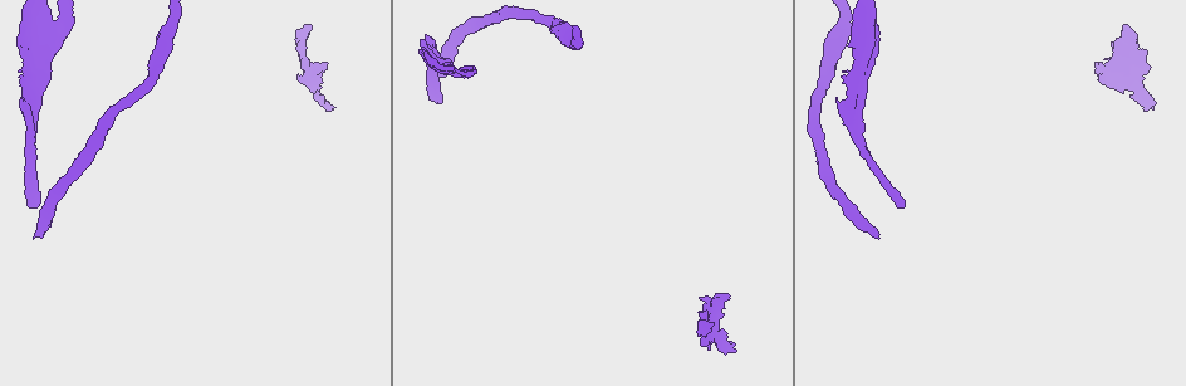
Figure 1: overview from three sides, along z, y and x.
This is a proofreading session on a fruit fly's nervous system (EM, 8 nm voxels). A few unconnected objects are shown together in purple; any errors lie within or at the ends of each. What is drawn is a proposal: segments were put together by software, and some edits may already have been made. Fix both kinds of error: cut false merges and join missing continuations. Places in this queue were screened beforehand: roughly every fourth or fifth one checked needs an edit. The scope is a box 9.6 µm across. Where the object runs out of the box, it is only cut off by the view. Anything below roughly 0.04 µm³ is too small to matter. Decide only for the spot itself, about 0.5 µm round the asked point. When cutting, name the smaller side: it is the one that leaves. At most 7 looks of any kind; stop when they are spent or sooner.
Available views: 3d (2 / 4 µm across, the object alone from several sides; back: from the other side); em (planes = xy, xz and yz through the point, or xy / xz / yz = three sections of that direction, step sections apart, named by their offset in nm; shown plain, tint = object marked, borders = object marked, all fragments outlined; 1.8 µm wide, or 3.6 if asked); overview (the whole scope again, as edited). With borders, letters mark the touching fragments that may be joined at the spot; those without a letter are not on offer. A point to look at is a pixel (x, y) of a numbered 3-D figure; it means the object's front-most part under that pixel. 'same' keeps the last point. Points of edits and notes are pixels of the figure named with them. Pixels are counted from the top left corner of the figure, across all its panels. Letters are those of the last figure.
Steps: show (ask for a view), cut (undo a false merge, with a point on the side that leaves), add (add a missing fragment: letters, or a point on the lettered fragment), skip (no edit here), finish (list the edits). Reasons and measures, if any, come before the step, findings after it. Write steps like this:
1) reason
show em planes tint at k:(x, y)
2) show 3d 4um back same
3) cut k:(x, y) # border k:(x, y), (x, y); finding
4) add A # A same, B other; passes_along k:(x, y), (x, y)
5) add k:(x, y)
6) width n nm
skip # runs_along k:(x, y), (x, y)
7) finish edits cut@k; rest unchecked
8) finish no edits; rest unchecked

arms part here
show em xz step 16 tint at 1:(47, 57)

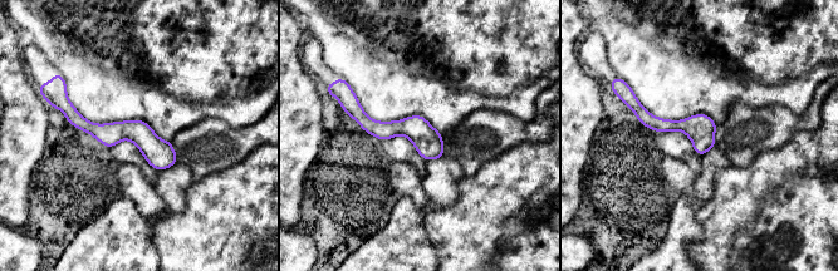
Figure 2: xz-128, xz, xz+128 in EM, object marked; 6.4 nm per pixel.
cut it another way
show em planes borders same

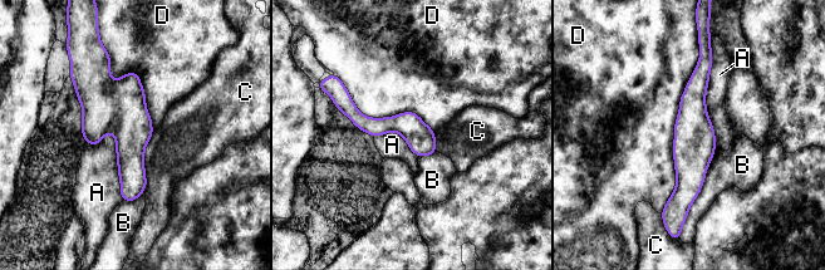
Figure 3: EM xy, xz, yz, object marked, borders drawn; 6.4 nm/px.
longest_contact D 1100 nm
skip # A other, B other, C other, D other; all the same neuron

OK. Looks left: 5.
free end
show em xz step 8 borders at 1:(876, 237)

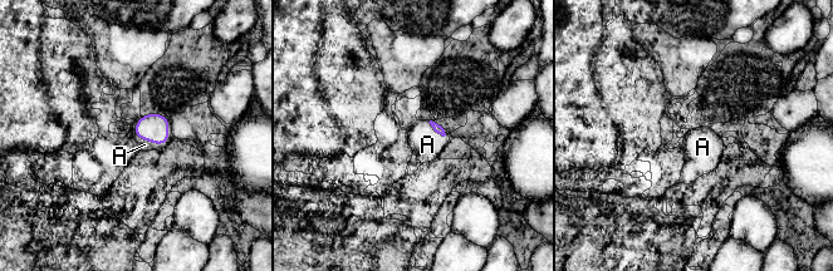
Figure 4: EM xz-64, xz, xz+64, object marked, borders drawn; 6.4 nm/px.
cut it another way
show em yz step 8 borders same

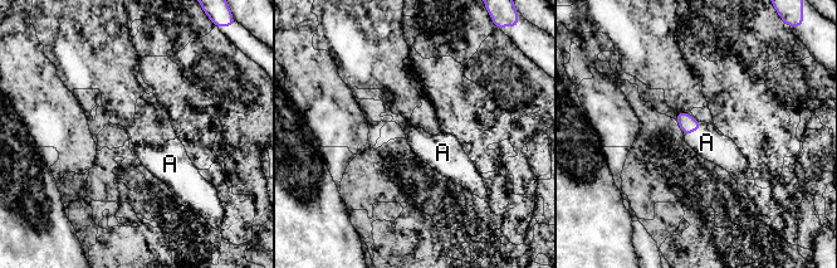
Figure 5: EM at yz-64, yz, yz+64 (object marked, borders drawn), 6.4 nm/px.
add A # A same; passes_along 5:(686, 122), (691, 116), (706, 142); it goes on there

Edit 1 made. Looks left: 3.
an open end
show em xz step 4 borders at 1:(308, 25)

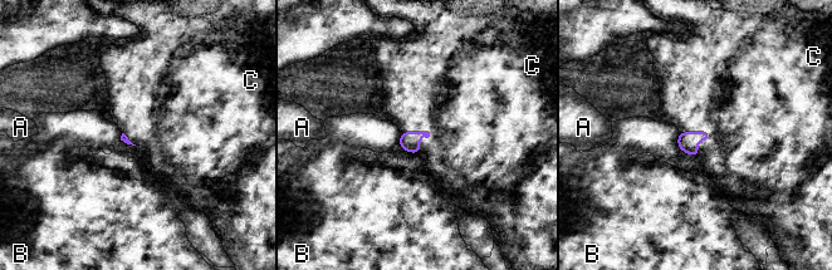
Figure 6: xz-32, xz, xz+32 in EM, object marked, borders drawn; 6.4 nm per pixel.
longest_contact C 220 nm
add C # A other, B other, C same; passes_along 6:(686, 142), (696, 132), (699, 93); it goes on there

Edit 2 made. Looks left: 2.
finish edits add@5, add@6; rest unchecked

